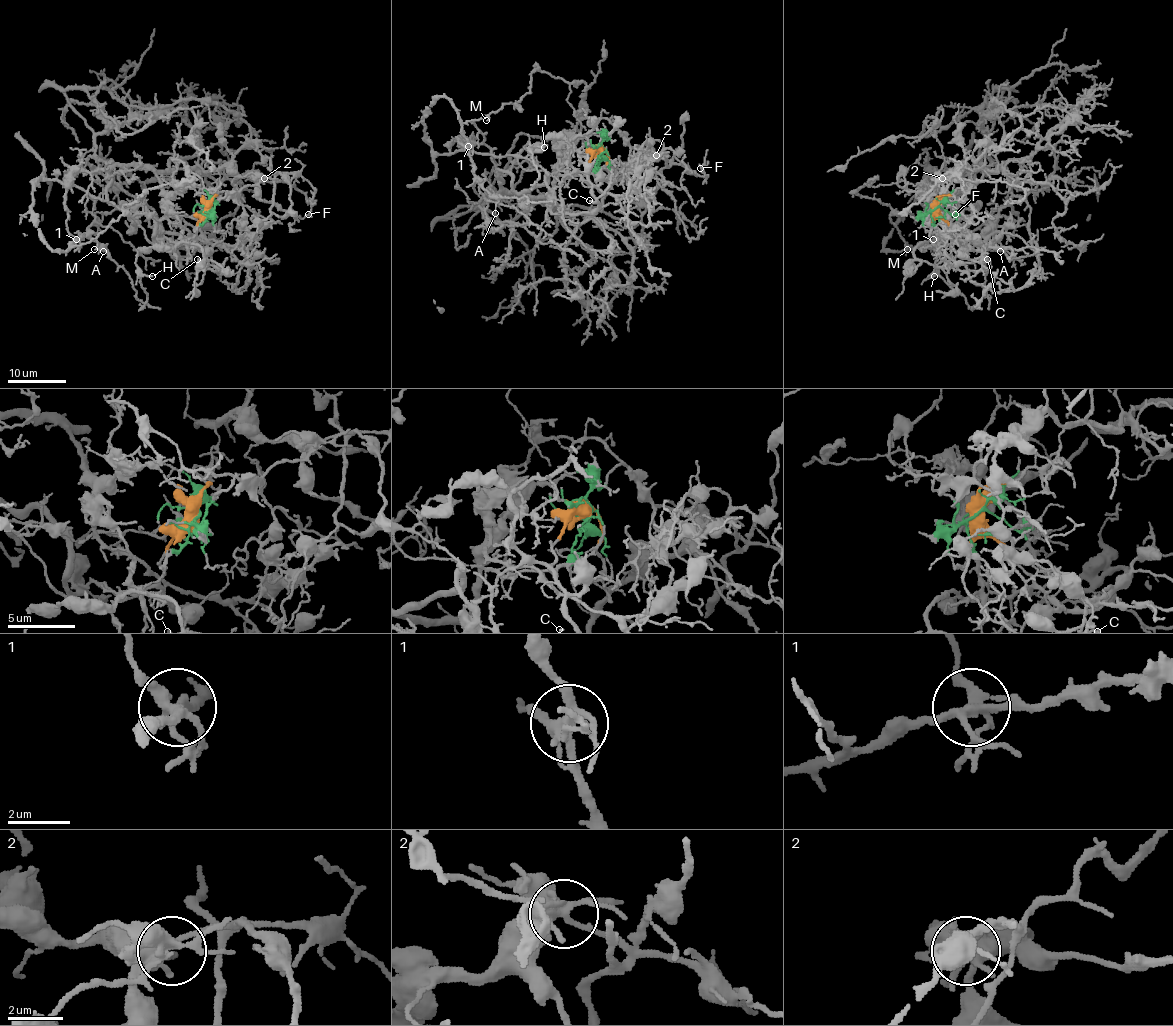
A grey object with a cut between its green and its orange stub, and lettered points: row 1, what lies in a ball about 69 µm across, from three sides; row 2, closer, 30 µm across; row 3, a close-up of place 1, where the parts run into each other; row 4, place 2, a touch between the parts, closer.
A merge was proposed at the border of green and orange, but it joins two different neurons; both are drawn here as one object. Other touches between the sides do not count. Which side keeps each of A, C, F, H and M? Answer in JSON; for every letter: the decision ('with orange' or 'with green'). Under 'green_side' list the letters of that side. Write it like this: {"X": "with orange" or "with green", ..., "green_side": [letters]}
{"A": "with green", "C": "with orange", "F": "with green", "H": "with orange", "M": "with green", "green_side": ["A", "F", "M"]}

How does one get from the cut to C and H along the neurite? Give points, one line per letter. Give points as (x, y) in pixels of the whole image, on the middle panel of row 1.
C: (602, 149), (577, 171), (568, 143), (595, 127), (601, 137), (596, 155), (611, 183), (589, 200)
H: (602, 149), (595, 152), (585, 172), (570, 164), (570, 145), (566, 139), (545, 139), (529, 150), (544, 148)

